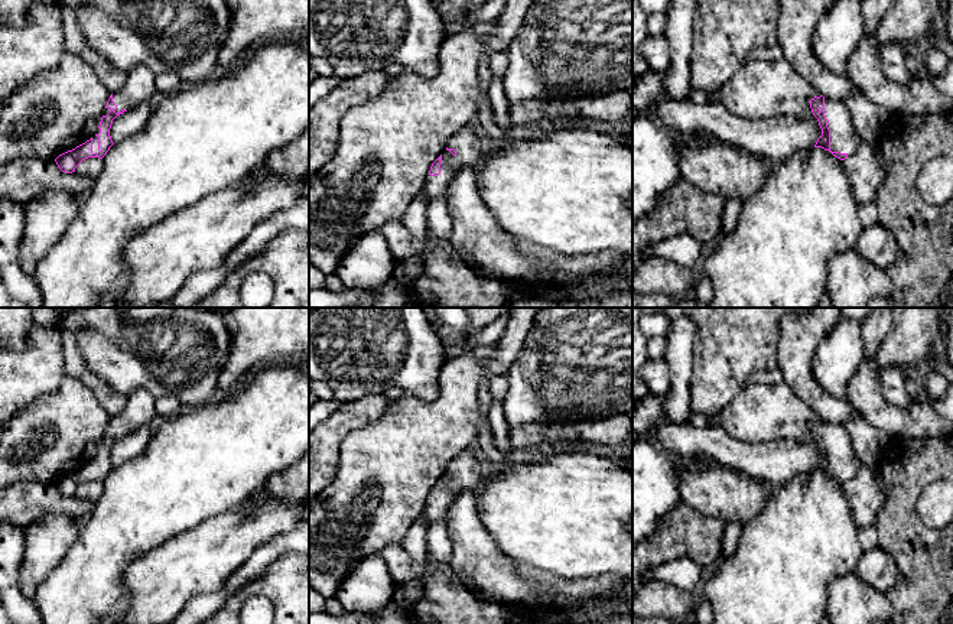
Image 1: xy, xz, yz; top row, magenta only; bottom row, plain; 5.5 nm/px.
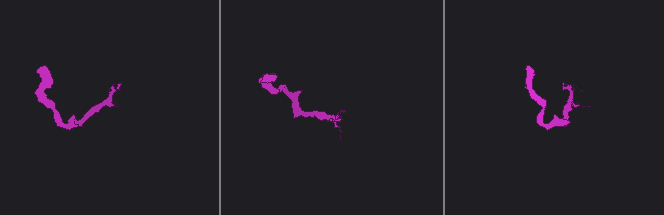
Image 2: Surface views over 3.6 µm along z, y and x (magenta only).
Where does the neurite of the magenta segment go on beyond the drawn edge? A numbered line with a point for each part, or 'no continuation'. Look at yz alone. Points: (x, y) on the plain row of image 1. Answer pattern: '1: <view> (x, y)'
1: yz (843, 461)

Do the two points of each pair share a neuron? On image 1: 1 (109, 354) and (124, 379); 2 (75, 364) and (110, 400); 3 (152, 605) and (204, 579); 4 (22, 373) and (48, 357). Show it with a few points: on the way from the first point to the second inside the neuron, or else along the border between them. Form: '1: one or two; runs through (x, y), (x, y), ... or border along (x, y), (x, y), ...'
1: one; runs through (114, 360), (124, 373)
2: one; runs through (84, 373), (103, 392)
3: one; runs through (165, 592), (178, 579), (191, 579)
4: one; runs through (28, 373), (42, 363)

